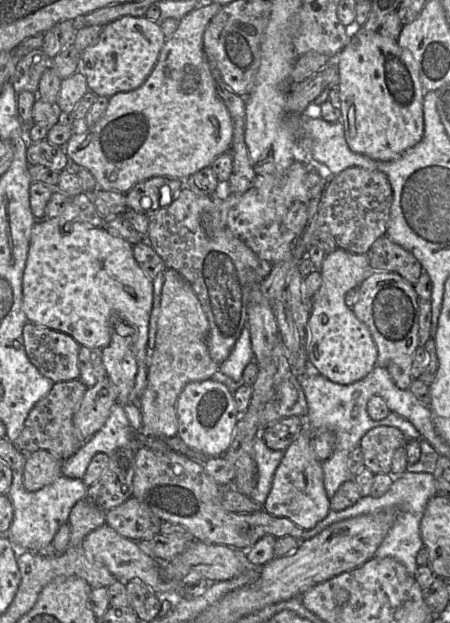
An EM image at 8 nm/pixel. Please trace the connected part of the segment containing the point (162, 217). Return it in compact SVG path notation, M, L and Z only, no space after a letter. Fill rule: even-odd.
M222 184L211 194L198 194L184 185L170 205L148 215L149 226L146 235L146 241L162 258L166 268L176 270L191 284L207 316L208 351L212 360L218 365L229 357L242 330L247 325L249 294L253 286L261 284L271 271L271 265L259 259L253 250L227 227L228 210L228 193L222 188Z

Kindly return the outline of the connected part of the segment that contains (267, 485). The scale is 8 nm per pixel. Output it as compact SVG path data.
M261 433L254 441L254 451L259 476L257 485L249 498L264 505L271 490L275 473L284 457L284 451L268 448Z

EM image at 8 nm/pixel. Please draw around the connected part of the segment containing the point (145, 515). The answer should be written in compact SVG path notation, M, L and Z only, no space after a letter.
M133 496L107 511L105 516L105 524L121 536L134 541L159 533L162 522L147 505Z

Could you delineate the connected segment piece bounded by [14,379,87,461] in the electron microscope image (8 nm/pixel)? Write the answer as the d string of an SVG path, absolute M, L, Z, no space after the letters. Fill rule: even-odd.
M79 379L54 383L49 393L29 412L24 428L14 443L16 448L23 453L45 450L62 461L72 457L86 441L81 438L73 424L73 415L86 390L87 387Z

